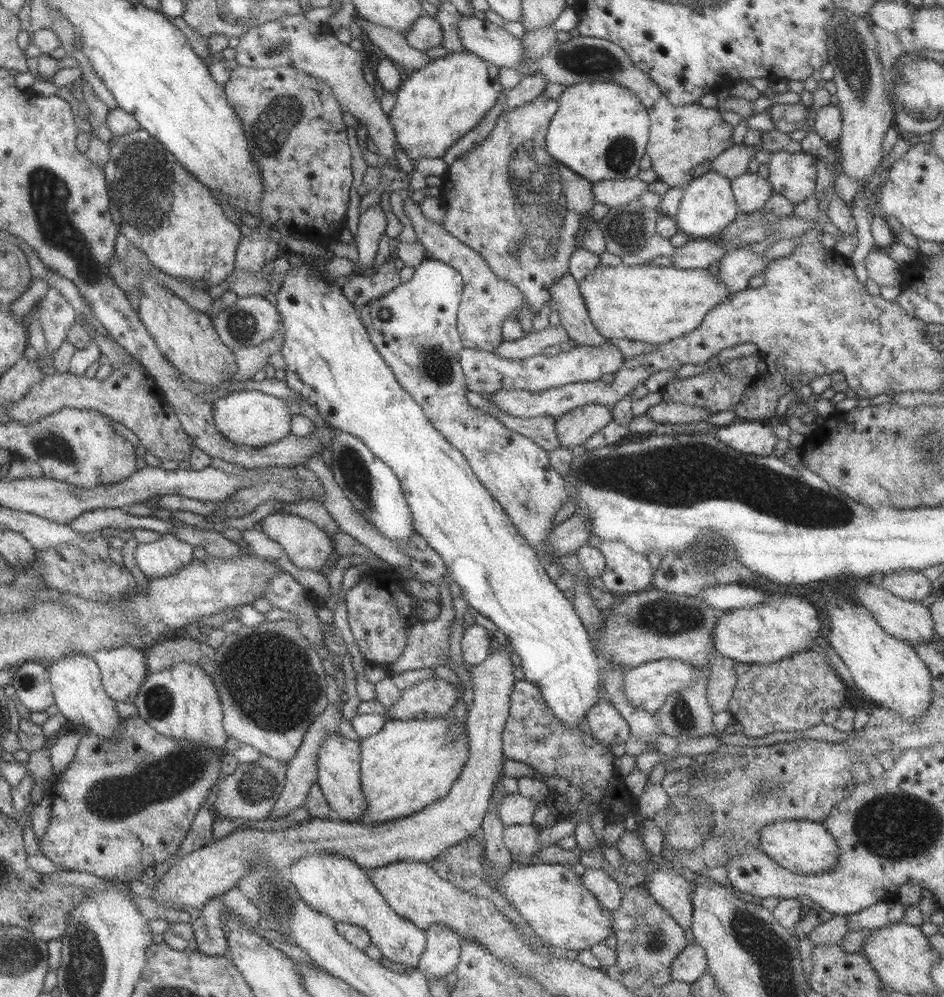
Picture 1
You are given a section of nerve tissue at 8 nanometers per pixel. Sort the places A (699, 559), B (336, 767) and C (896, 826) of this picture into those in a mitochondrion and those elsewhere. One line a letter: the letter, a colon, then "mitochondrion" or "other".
A: mitochondrion
B: other
C: mitochondrion

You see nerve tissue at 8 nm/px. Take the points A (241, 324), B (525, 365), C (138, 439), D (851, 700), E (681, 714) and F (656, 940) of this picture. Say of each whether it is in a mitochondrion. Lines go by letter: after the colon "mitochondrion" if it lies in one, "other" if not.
A: mitochondrion
B: other
C: other
D: other
E: mitochondrion
F: mitochondrion

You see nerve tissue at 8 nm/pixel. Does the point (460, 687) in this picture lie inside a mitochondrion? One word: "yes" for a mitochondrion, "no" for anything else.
no

